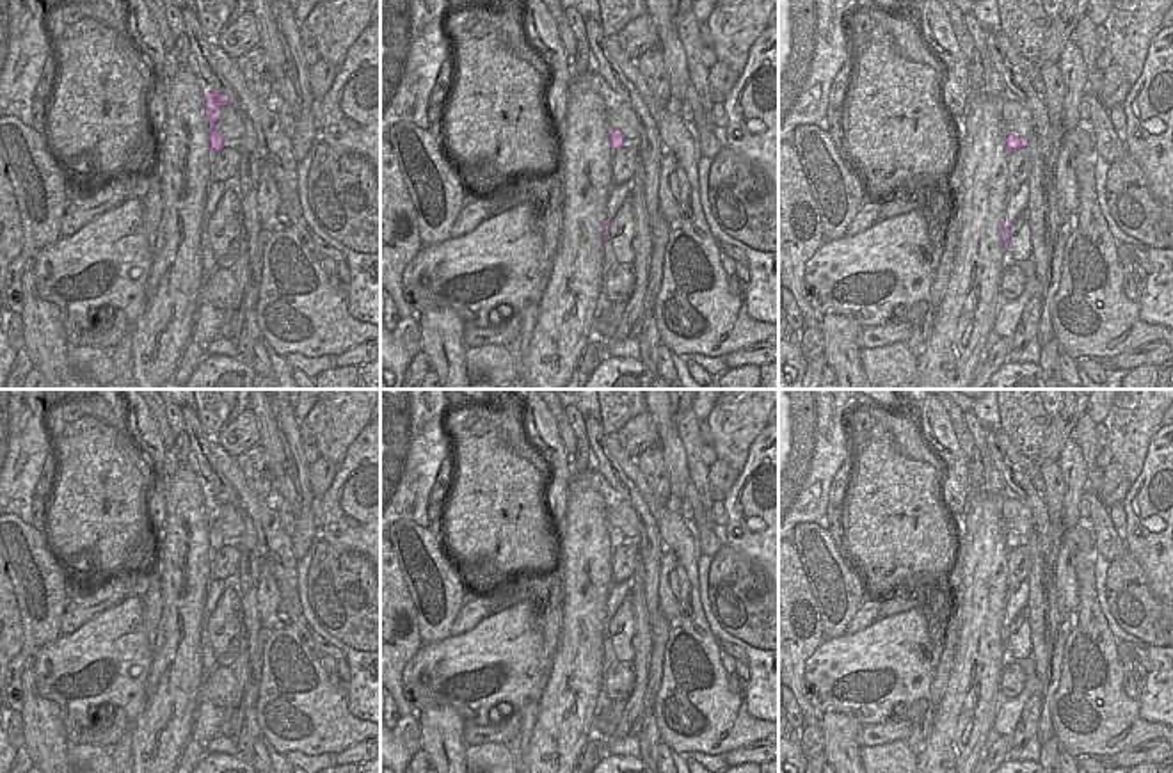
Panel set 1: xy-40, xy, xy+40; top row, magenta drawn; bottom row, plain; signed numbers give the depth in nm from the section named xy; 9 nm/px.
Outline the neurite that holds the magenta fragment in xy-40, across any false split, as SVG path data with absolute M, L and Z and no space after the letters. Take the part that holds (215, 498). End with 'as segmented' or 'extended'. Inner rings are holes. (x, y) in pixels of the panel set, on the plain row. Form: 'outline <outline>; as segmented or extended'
outline M210 489L206 498L208 508L208 522L210 522L210 547L220 549L224 542L224 535L215 528L215 521L219 517L219 506L227 503L227 494L222 490Z; as segmented

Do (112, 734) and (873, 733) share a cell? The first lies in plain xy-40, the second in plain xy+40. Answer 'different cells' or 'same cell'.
same cell

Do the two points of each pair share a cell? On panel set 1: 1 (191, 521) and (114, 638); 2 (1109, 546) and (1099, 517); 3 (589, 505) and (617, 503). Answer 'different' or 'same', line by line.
1: different
2: same
3: different

